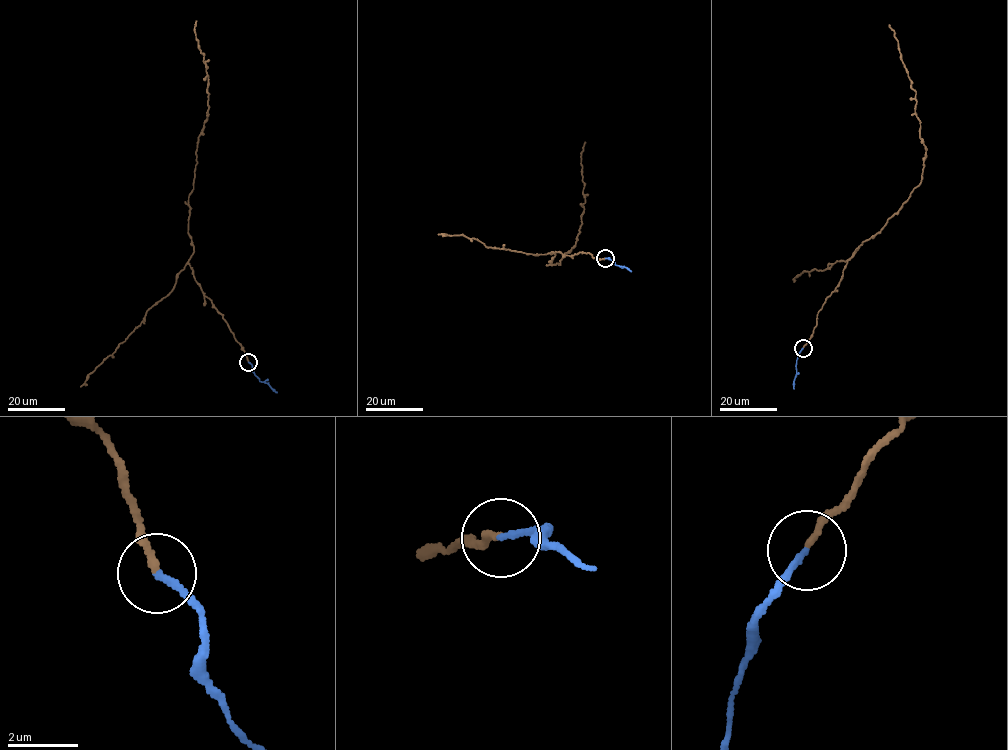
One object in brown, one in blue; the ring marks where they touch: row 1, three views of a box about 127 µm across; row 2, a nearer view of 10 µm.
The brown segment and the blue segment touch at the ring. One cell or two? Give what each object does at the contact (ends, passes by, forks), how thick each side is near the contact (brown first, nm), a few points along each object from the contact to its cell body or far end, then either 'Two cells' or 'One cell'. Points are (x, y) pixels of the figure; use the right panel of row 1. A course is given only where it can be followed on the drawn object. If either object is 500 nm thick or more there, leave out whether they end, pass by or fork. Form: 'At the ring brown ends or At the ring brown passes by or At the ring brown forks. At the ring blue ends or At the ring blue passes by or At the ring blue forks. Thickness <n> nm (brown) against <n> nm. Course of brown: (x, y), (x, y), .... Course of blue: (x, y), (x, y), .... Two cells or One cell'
At the ring brown ends. At the ring blue ends. Thickness 160 nm (brown) against 170 nm. Course of brown: (803, 348), (844, 266), (921, 181), (926, 148), (915, 111), (915, 91), (890, 25). Course of blue: (803, 348), (796, 360), (793, 389). One cell

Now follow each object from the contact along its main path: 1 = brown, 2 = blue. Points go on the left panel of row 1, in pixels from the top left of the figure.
1: (248, 362), (188, 262), (193, 251), (188, 232), (189, 195), (209, 93), (207, 67), (195, 38), (197, 20)
2: (248, 362), (254, 375), (277, 393)

